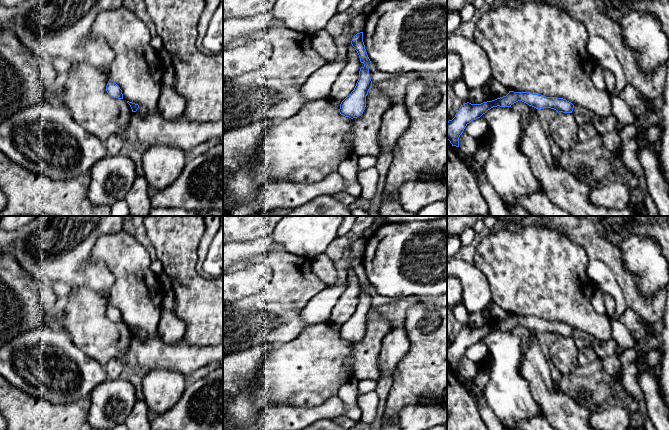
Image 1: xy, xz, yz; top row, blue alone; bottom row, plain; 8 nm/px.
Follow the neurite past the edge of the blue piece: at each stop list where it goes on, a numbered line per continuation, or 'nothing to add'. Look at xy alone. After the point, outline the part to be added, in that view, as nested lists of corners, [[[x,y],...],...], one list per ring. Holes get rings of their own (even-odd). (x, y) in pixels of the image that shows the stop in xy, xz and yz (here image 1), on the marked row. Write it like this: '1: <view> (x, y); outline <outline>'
nothing to add

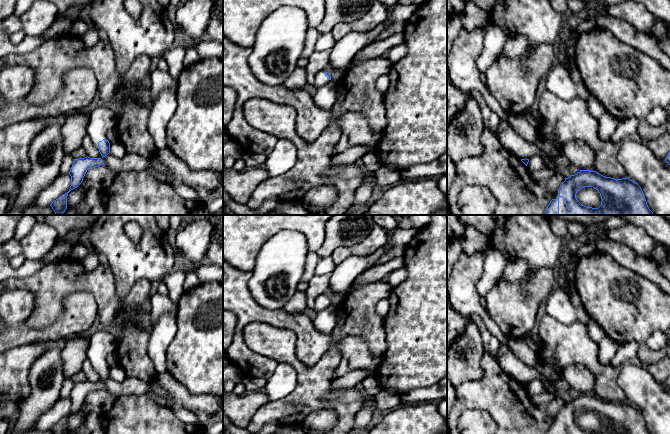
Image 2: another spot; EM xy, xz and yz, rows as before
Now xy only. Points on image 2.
1: xy (103, 118); outline [[[101,104],[90,114],[87,136],[99,142],[106,139],[106,133],[116,124],[116,113],[110,106]]]

